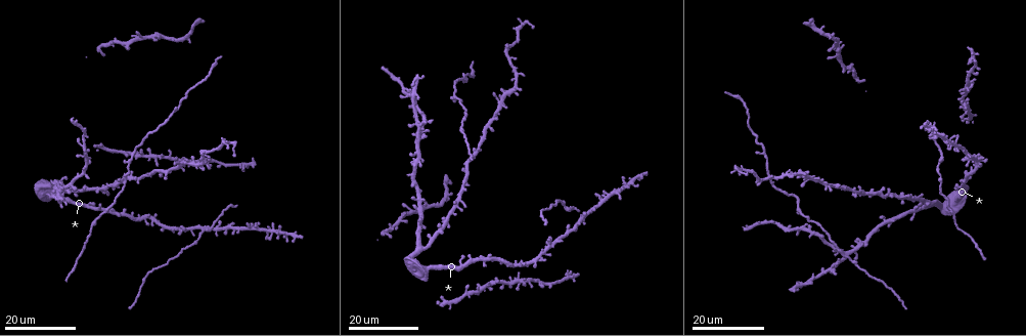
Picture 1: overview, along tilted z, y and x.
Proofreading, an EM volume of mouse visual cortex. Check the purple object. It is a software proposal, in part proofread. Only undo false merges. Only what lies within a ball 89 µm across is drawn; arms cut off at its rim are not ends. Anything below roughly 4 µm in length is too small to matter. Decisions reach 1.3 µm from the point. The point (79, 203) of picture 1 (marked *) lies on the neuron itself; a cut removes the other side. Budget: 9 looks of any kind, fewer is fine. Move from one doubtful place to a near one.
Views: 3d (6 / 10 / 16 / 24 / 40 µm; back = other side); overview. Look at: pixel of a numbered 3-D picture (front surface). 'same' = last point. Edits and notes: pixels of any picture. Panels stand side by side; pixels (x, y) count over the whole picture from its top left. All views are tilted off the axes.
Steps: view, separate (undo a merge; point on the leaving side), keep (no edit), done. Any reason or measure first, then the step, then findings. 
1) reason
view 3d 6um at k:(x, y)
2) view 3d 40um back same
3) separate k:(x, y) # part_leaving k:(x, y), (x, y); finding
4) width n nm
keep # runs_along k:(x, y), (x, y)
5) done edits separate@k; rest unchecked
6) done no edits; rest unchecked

three-way junction
view 3d 24um at 1:(224, 228)

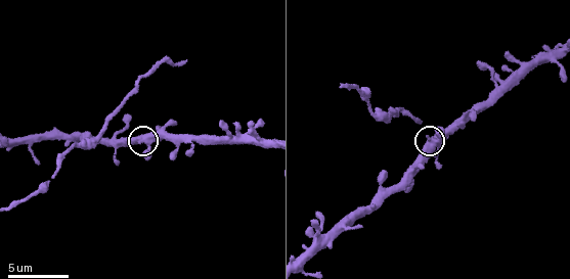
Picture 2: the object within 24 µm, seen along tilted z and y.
view 3d 10um at 2:(430, 138)

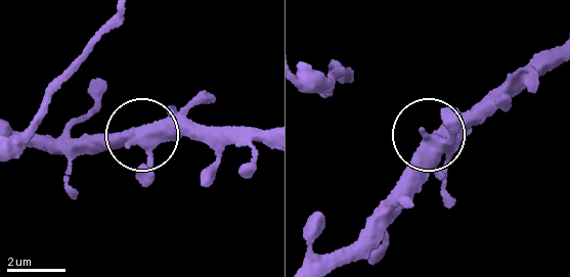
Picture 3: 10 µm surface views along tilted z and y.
side_arm 26 um; arms 3
keep # one neuron here

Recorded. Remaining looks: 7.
view 3d 24um at 1:(416, 141)

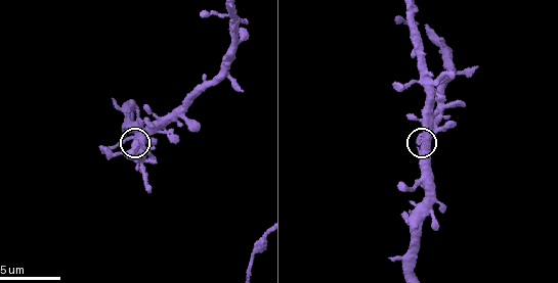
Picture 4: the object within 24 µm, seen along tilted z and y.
view 3d 6um at 4:(141, 141)

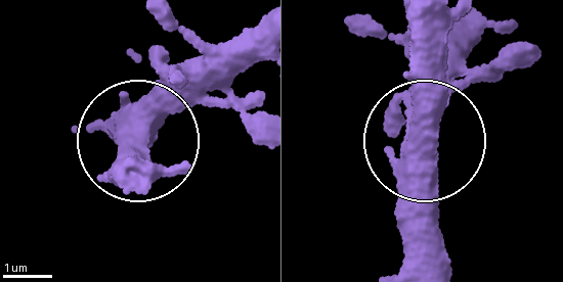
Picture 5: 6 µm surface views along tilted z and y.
width 490 nm
keep # runs_along 5:(438, 264), (433, 143), (456, 21); one neuron here

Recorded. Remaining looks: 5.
three-way junction
view 3d 10um at 4:(226, 71)

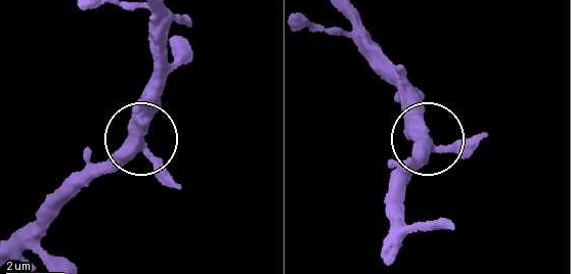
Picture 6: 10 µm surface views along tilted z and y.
view 3d 6um at 6:(140, 144)

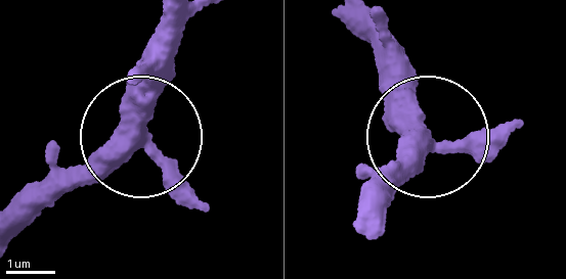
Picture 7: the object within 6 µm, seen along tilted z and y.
width 370 nm
keep # runs_along 7:(22, 202), (132, 143), (173, 59); all the same neuron

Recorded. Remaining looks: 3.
two arms in line, one across
view 3d 24um at 1:(155, 154)

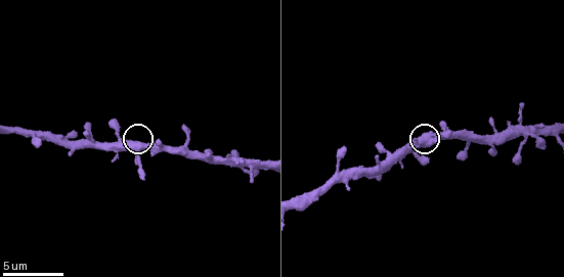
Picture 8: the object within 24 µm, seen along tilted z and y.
closer look
view 3d 6um at 8:(143, 146)

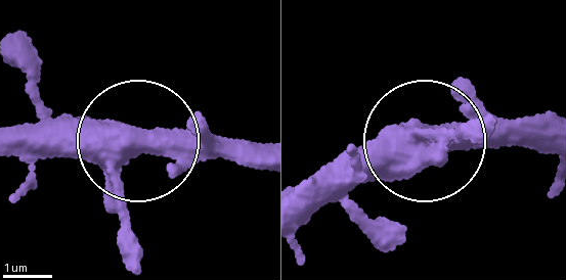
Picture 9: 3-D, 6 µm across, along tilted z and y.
arms 3
keep # all the same neuron

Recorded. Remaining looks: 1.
done no edits; rest unchecked

